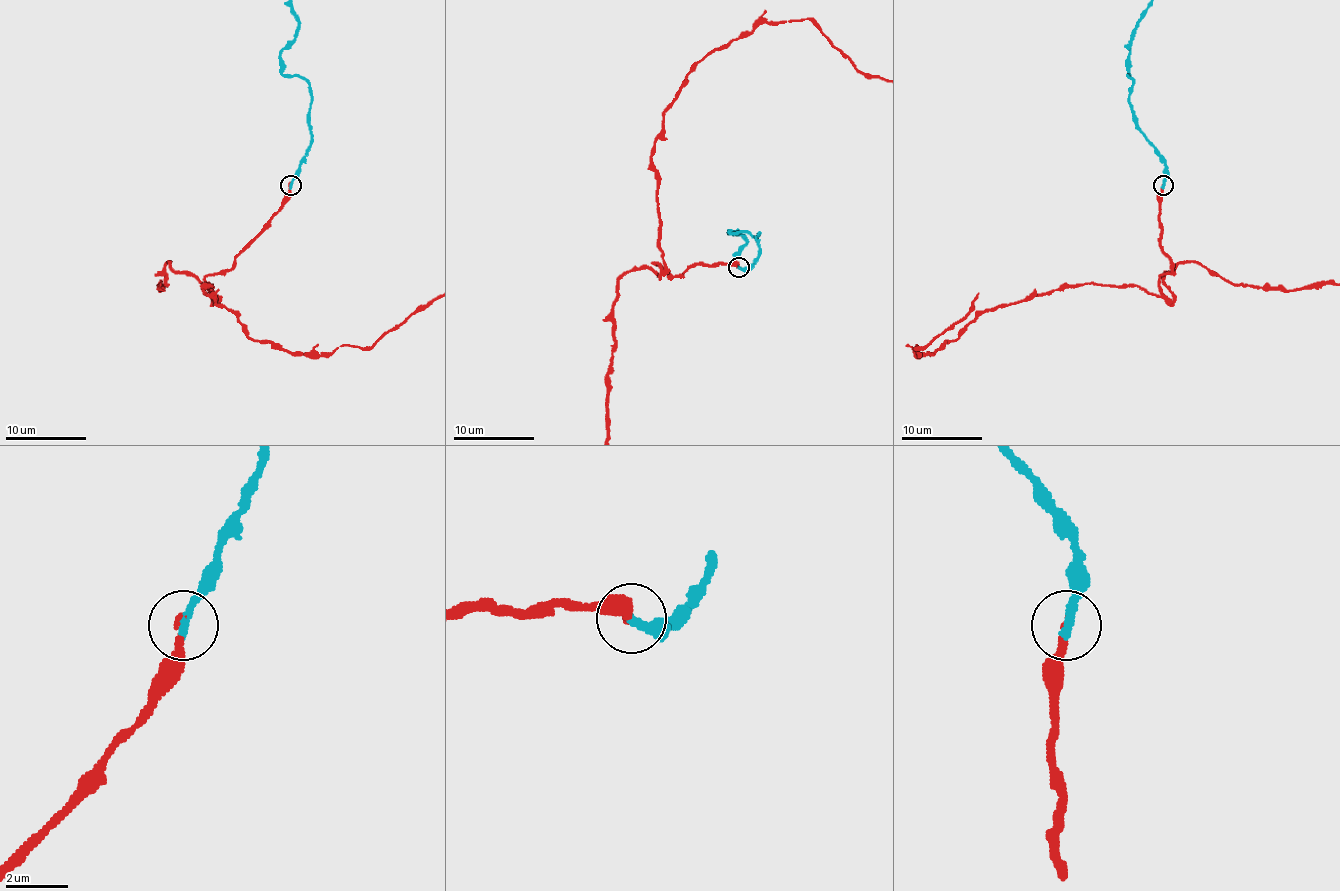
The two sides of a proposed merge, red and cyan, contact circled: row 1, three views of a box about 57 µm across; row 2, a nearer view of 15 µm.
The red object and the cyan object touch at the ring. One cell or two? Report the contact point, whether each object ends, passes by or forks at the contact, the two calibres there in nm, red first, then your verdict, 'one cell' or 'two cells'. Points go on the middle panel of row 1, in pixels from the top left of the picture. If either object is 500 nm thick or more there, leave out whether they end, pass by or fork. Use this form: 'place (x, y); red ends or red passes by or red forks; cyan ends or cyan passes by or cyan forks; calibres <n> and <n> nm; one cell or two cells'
place (738, 267); red ends; cyan ends; calibres 190 and 320 nm; one cell

